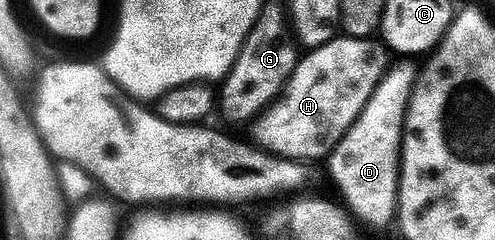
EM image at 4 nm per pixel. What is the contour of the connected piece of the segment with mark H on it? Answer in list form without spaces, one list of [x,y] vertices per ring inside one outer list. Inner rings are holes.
[[[338,36],[317,50],[308,51],[298,61],[280,98],[252,123],[256,145],[278,158],[300,163],[328,159],[389,73],[389,58],[390,51],[373,38]]]

